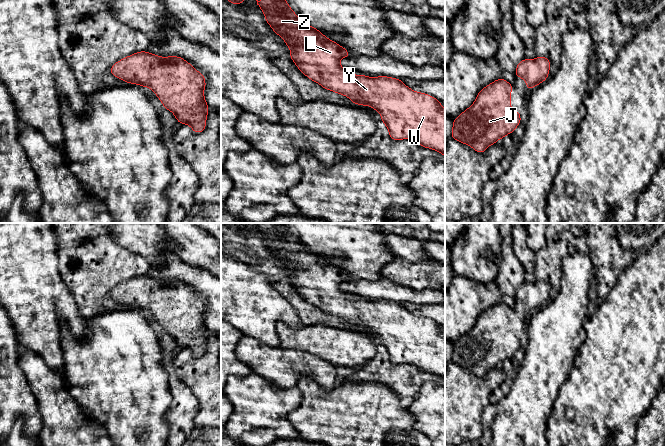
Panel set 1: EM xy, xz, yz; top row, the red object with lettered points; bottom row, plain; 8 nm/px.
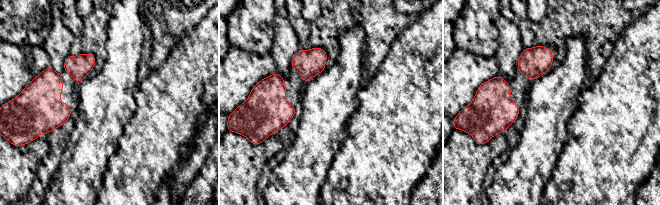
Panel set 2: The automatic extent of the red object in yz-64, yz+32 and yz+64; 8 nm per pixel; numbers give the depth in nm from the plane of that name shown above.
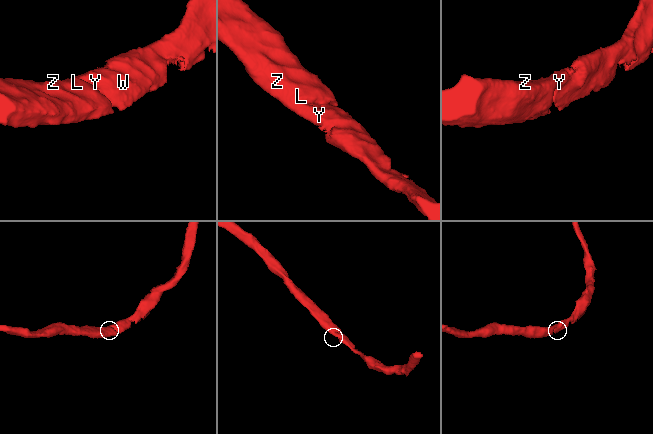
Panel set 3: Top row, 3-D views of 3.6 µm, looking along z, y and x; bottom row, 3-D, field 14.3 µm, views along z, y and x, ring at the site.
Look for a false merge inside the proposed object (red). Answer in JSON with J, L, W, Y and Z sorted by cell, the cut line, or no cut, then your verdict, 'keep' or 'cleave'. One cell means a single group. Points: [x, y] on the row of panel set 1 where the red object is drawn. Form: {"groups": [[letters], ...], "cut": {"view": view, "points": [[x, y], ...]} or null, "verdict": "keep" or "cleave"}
{"groups": [["J", "L", "W", "Y", "Z"]], "cut": null, "verdict": "keep"}

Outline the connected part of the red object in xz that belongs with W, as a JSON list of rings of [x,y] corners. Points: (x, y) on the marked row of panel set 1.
[[[286,0],[256,1],[274,34],[282,37],[290,48],[290,58],[297,65],[297,69],[307,78],[326,90],[348,97],[354,104],[370,106],[378,111],[392,140],[410,139],[422,147],[438,151],[445,157],[445,108],[440,101],[427,93],[412,90],[397,78],[354,75],[339,64],[342,58],[351,56],[349,52],[318,29],[304,23]]]

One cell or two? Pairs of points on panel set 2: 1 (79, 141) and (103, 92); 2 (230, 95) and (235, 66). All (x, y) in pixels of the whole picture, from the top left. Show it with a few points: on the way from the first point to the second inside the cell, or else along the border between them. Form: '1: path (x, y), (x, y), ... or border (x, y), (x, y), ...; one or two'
1: path (91, 129), (101, 119), (103, 104); one
2: path (230, 88), (230, 81), (235, 76), (235, 73); one

